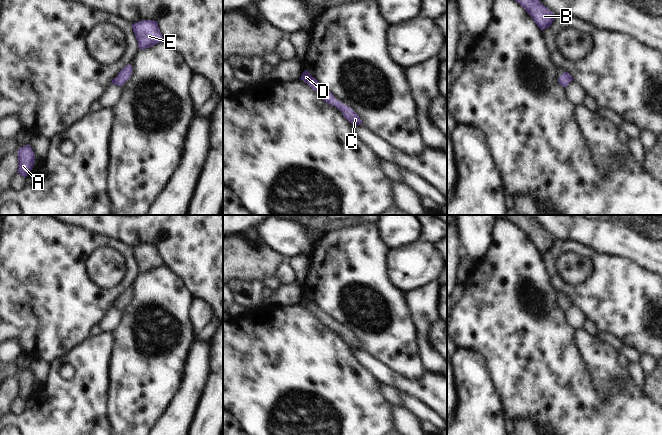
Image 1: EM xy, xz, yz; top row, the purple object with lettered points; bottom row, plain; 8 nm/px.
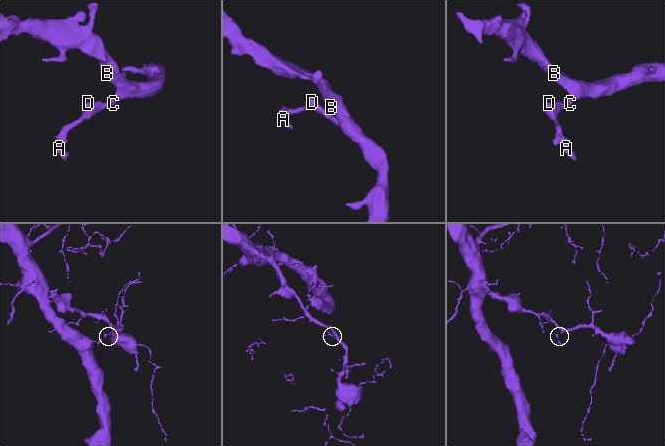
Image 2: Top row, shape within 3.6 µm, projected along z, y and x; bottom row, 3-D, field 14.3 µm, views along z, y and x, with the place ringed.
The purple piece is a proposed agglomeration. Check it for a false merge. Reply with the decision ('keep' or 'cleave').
keep

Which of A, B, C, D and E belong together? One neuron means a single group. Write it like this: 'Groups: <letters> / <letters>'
Groups: A B C D E.

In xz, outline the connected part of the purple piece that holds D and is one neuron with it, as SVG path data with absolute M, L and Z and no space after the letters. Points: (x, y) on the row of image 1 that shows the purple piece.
M305 70L299 78L307 83L316 93L328 104L339 109L343 116L353 125L361 125L362 120L359 115L350 107L338 101L334 95L326 88L324 88L310 73Z

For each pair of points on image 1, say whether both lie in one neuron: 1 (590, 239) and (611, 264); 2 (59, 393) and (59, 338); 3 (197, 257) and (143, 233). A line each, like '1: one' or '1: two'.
1: two
2: two
3: one

